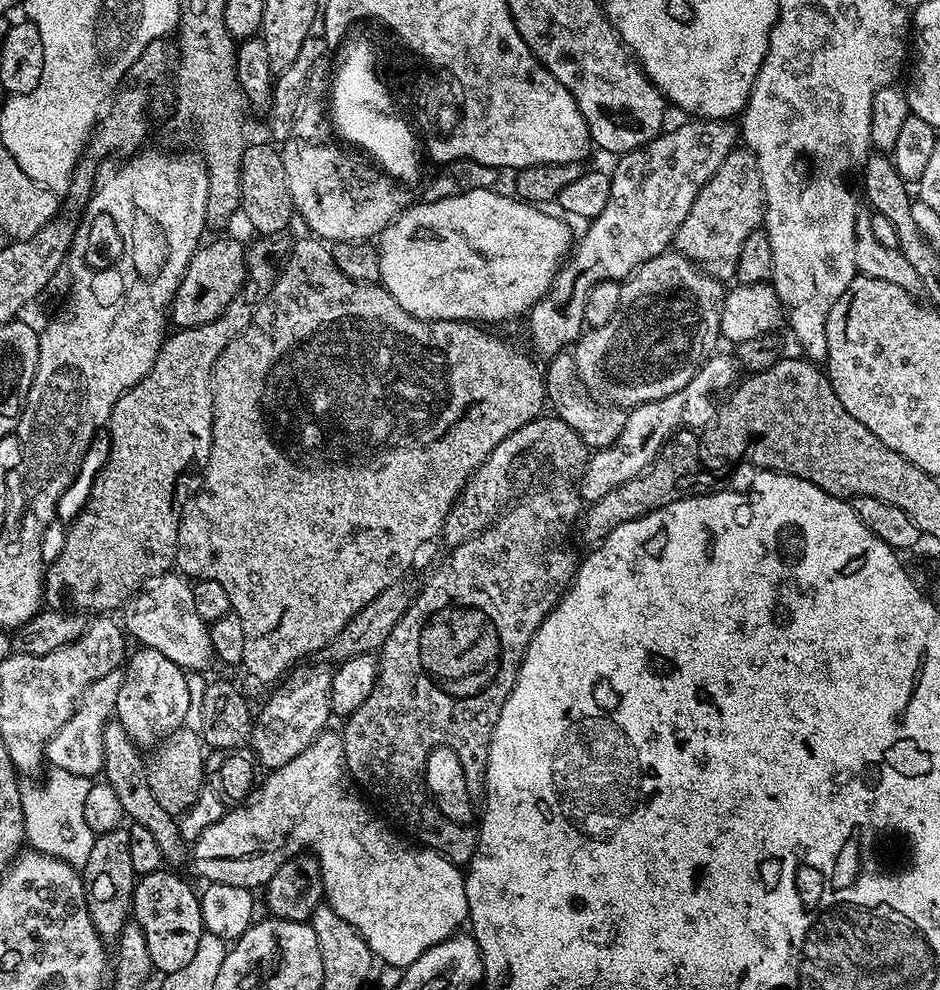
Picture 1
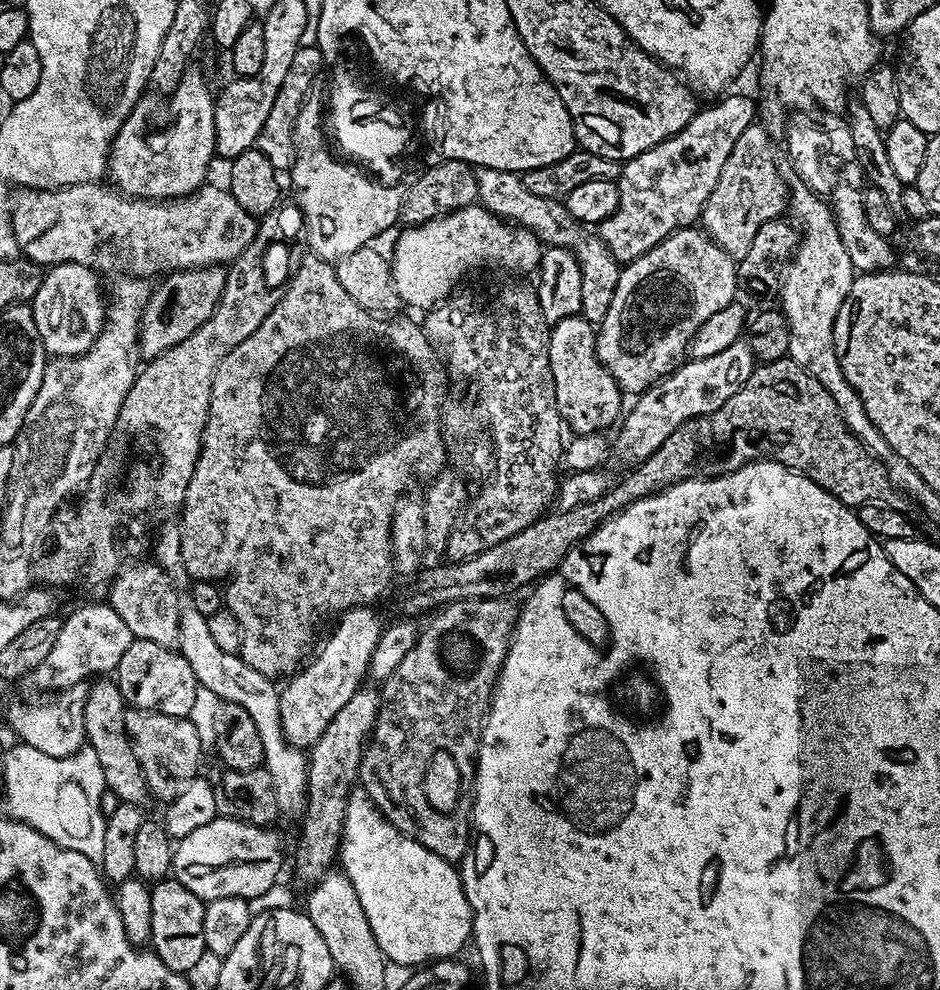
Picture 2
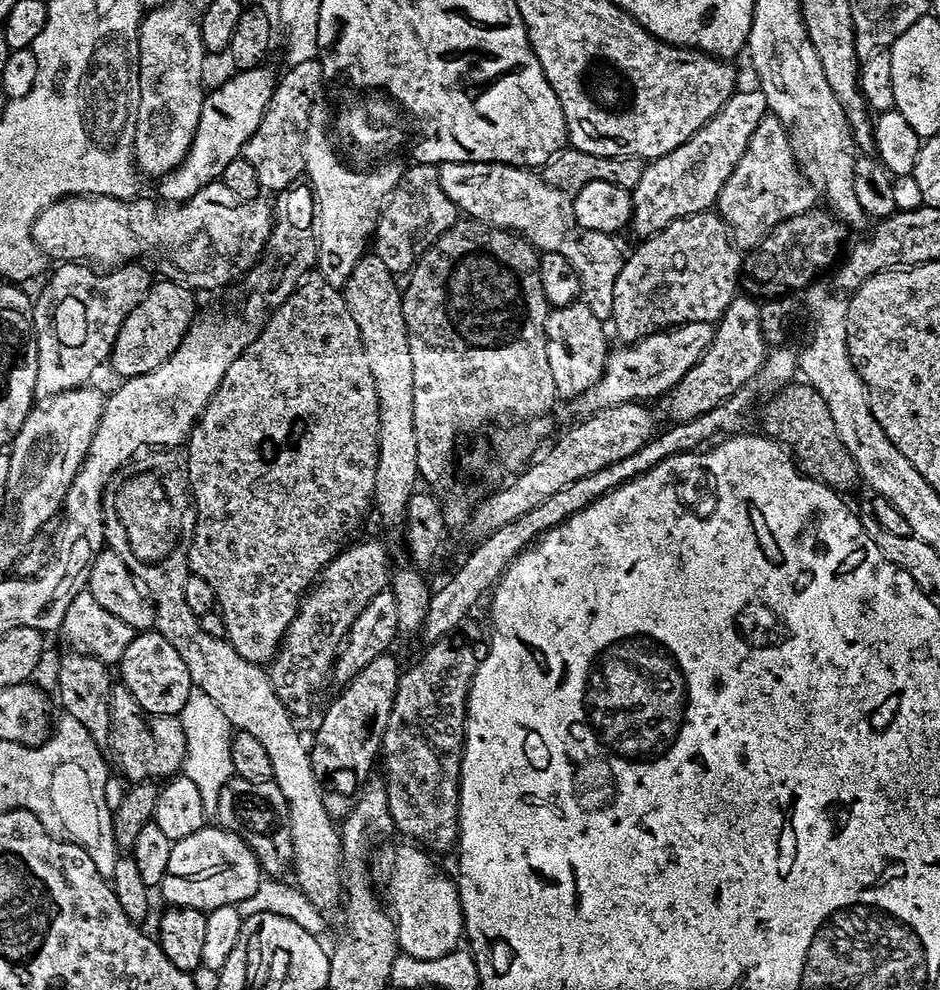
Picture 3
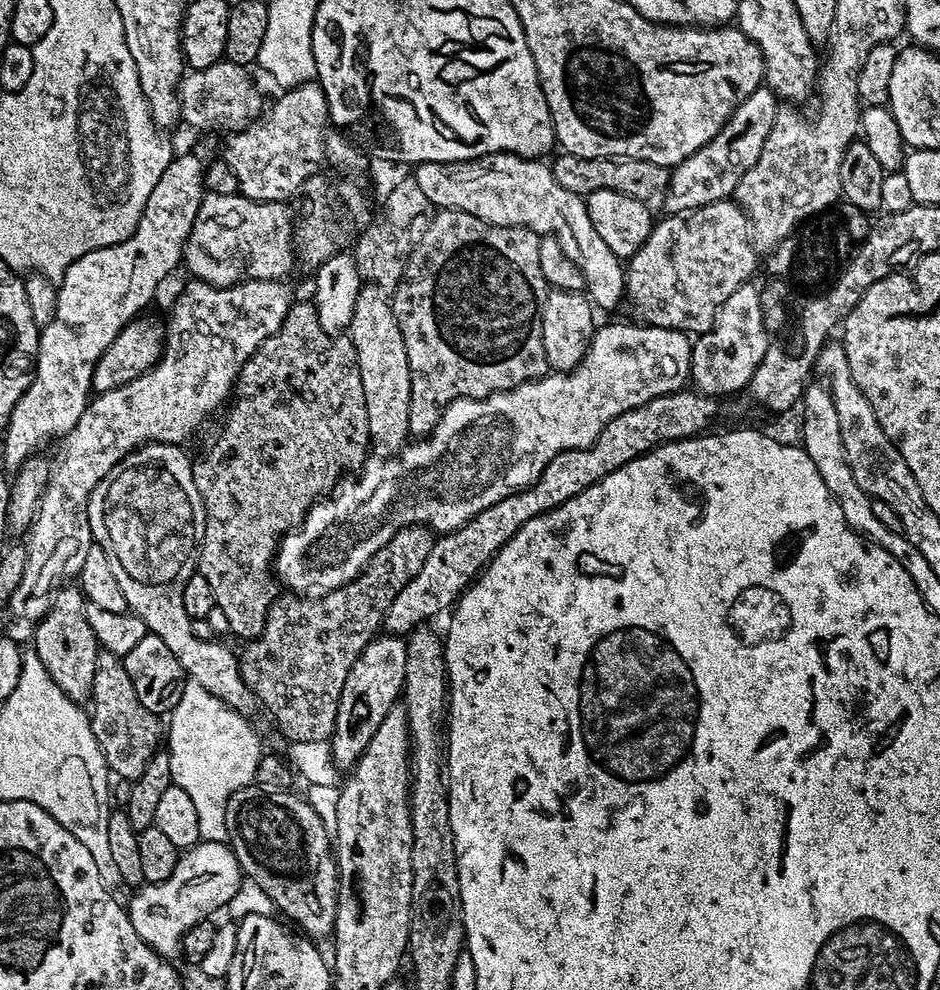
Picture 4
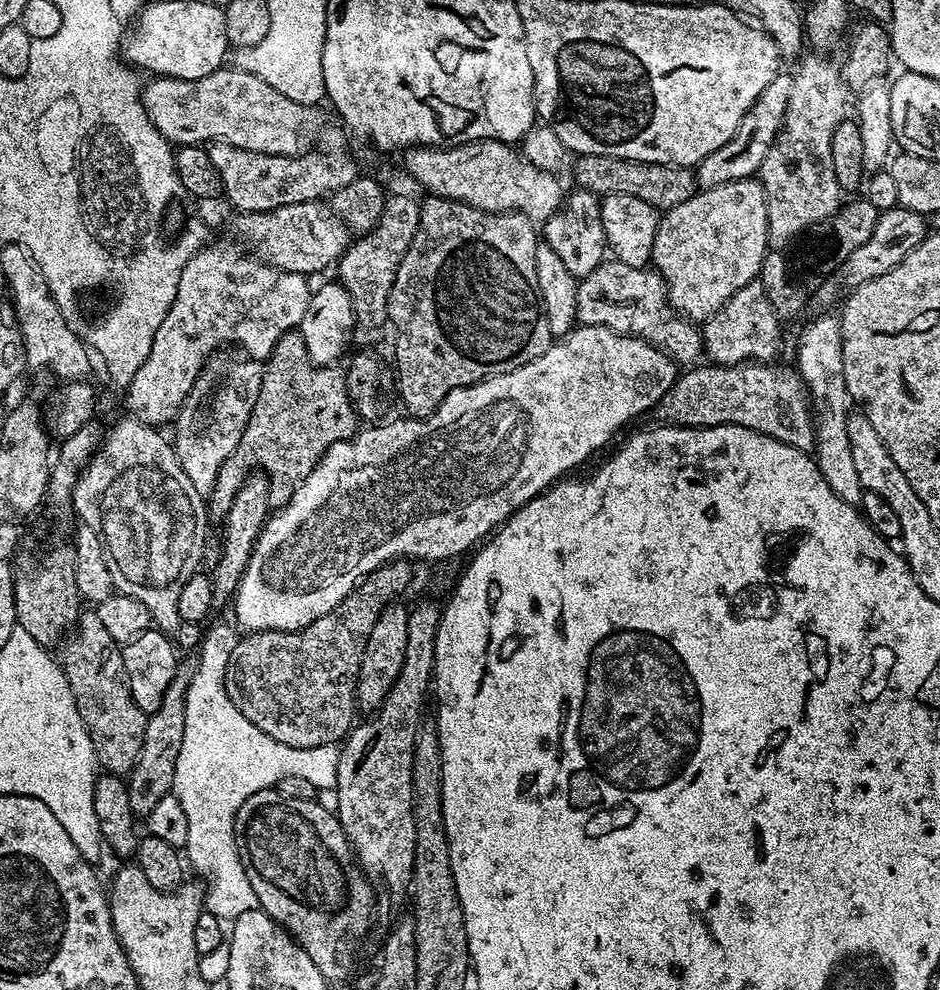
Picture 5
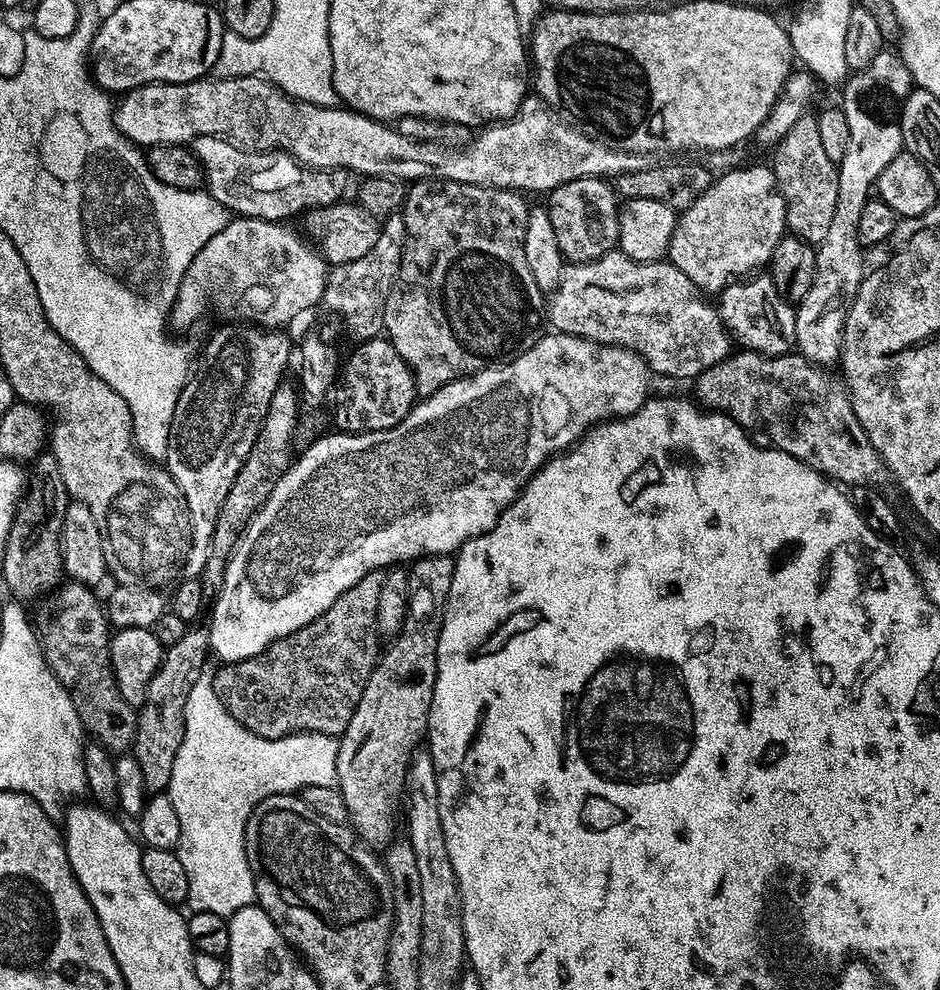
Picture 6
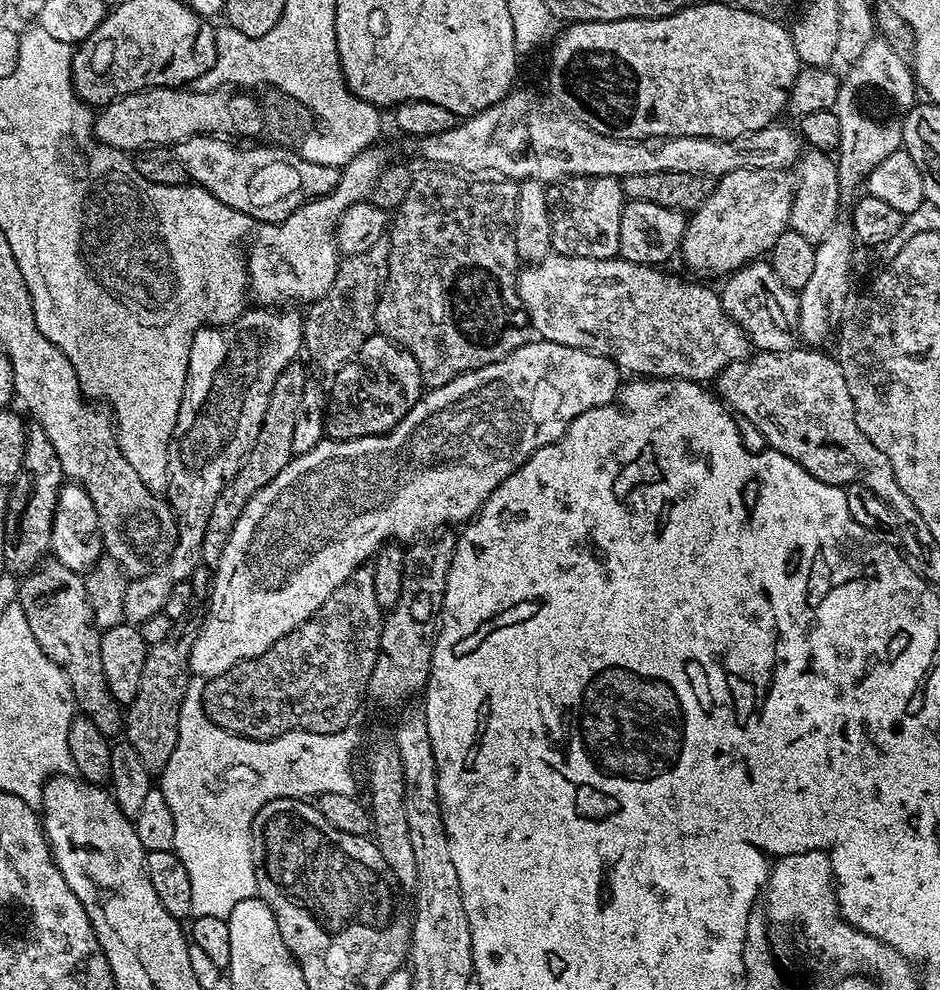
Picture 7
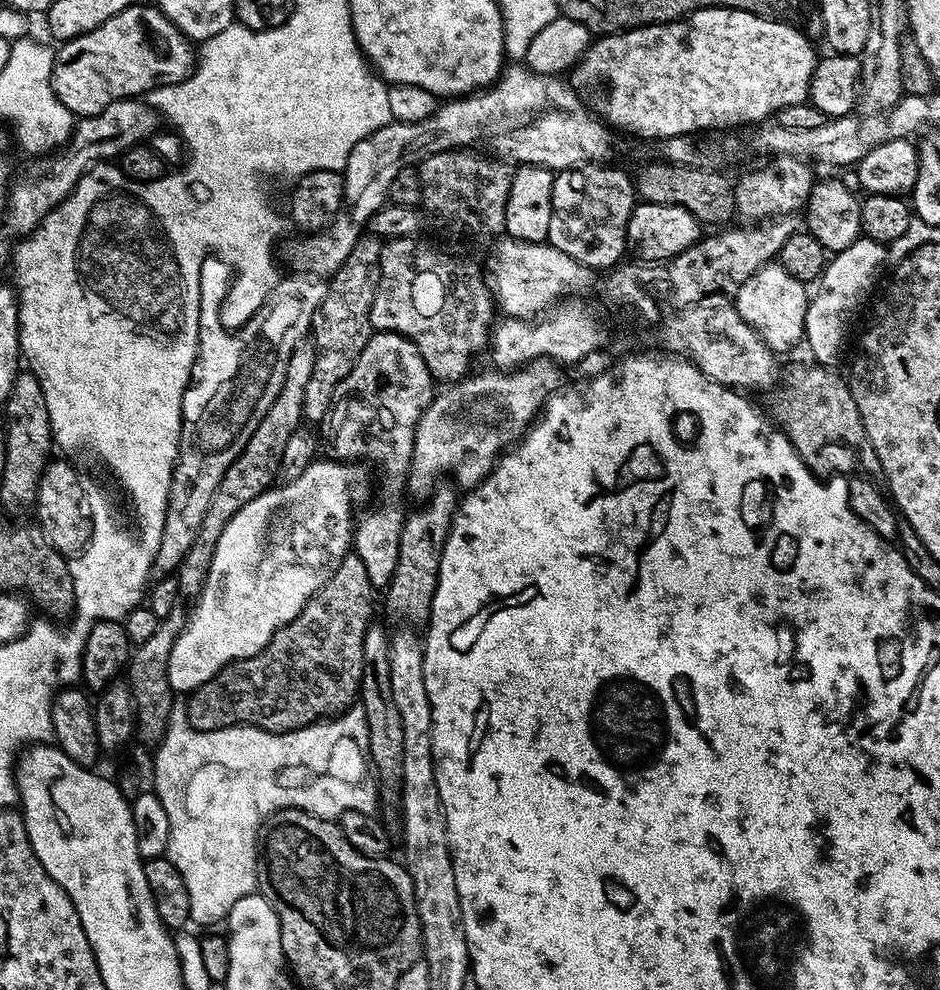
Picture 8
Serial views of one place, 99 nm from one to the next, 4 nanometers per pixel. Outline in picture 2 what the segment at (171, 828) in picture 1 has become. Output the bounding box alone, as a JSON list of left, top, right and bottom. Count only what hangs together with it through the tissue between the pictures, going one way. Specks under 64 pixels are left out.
[84,678,150,806]

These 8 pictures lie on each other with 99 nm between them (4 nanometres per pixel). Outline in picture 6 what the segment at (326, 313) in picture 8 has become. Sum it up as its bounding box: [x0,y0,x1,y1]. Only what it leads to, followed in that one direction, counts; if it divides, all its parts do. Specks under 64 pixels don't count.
[323,212,406,341]

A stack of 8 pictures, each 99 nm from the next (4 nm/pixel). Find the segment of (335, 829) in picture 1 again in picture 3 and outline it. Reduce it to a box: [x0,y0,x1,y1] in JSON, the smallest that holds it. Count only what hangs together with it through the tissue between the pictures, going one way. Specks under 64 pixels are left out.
[158,826,466,960]

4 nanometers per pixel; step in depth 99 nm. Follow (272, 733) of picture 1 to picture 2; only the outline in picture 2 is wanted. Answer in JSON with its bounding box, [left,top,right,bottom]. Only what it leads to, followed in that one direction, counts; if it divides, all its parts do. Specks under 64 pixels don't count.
[278,606,382,750]

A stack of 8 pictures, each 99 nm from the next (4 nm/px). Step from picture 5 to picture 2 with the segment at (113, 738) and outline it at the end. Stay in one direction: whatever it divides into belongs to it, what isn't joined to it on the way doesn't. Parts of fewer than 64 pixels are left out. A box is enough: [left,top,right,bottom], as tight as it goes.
[126,707,202,802]

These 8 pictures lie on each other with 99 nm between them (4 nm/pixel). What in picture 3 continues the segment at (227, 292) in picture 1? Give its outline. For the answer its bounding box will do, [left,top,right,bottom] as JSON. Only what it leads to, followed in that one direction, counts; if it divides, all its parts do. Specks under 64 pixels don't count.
[110,279,197,380]

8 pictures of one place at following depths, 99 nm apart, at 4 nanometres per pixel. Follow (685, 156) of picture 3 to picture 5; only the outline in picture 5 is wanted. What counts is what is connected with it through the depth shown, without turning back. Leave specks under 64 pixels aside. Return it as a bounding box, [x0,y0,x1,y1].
[695,74,792,188]

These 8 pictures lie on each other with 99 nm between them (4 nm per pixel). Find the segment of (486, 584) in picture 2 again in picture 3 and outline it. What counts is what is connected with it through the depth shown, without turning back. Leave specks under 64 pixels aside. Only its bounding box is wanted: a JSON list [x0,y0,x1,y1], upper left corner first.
[758,382,858,494]

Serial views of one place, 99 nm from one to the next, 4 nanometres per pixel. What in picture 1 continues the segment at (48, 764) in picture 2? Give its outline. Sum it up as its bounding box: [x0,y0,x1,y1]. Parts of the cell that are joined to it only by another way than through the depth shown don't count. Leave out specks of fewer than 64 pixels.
[20,767,97,870]

